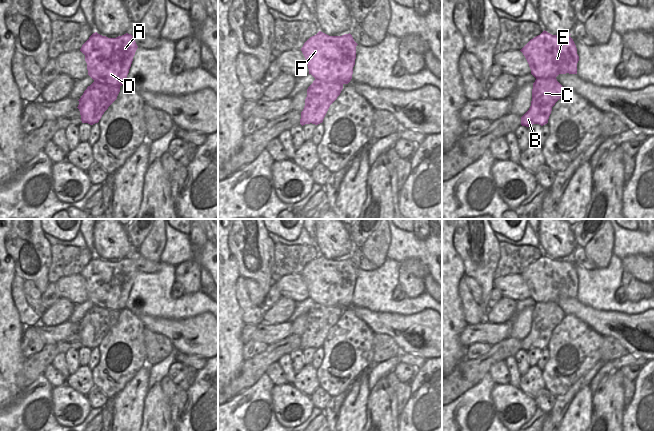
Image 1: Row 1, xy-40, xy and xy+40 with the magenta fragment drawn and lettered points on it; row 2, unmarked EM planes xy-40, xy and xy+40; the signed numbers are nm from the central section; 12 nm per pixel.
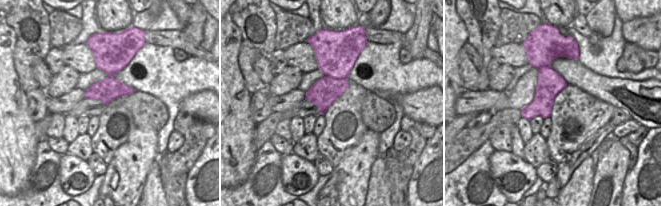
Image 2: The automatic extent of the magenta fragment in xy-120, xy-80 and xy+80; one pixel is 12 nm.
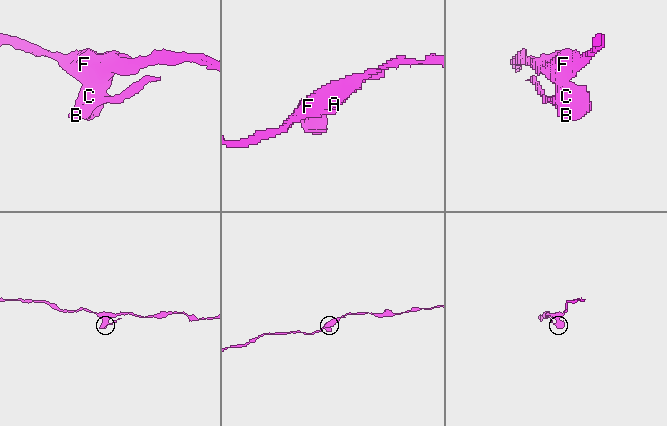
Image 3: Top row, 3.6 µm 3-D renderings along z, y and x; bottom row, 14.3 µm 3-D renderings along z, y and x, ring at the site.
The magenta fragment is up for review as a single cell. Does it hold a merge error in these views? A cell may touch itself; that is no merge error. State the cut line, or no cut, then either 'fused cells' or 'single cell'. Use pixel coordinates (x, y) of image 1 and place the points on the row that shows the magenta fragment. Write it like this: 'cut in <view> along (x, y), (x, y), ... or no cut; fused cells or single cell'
cut in xy along (315, 78), (343, 83); fused cells

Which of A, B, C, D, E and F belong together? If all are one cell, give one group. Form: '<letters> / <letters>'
A D E F / B C

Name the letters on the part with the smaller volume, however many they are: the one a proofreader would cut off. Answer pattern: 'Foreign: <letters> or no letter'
Foreign: B, C

